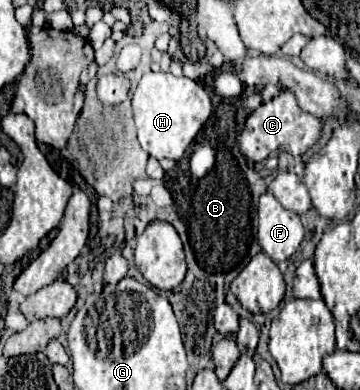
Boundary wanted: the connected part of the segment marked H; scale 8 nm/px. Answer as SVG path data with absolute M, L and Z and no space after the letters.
M148 72L142 76L136 92L132 94L132 112L138 128L140 146L156 160L180 160L196 138L204 122L212 114L212 100L206 90L186 76L172 76L166 72Z

